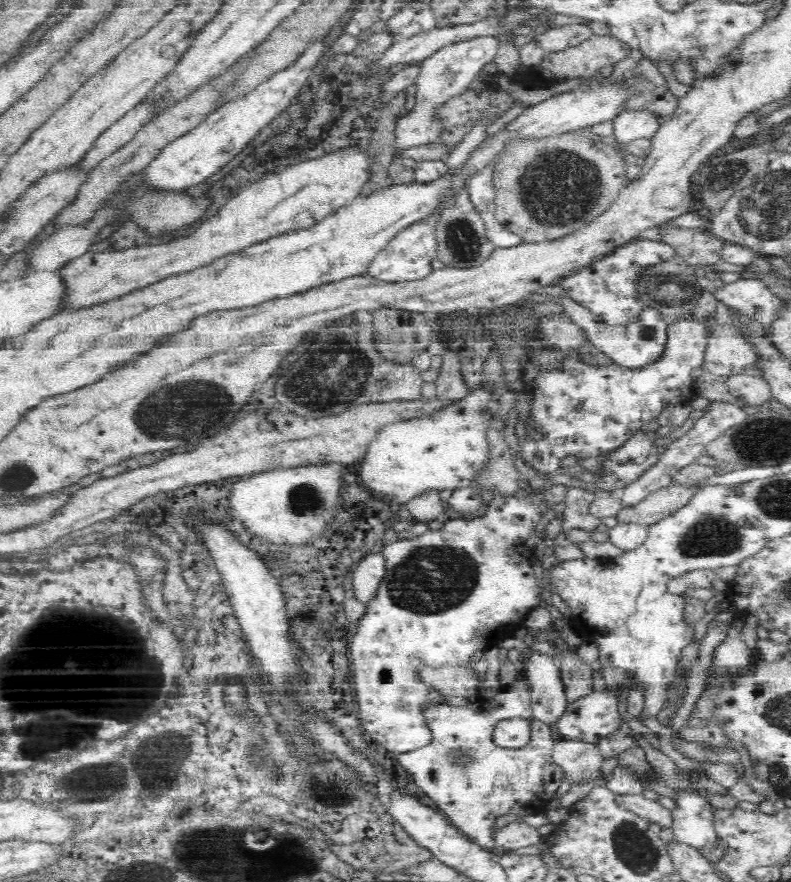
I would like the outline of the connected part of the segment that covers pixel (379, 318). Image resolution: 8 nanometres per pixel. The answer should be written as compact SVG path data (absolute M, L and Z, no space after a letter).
M380 307L372 309L370 314L372 314L371 333L374 338L374 347L387 362L411 365L411 357L419 351L426 350L434 337L432 328L426 323L422 313Z

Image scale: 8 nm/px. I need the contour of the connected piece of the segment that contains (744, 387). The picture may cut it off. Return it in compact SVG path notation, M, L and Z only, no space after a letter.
M734 374L726 382L733 396L744 399L750 406L765 408L771 398L771 387L763 376L748 376L748 374Z

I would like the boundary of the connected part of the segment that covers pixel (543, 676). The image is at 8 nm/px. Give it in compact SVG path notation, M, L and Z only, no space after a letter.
M531 650L523 661L534 717L548 726L556 726L567 708L559 681L560 660Z

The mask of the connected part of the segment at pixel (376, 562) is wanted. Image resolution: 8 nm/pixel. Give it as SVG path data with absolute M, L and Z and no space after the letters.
M372 552L366 558L362 558L356 568L352 570L354 576L355 598L365 603L378 588L379 582L386 574L386 557L380 552Z

